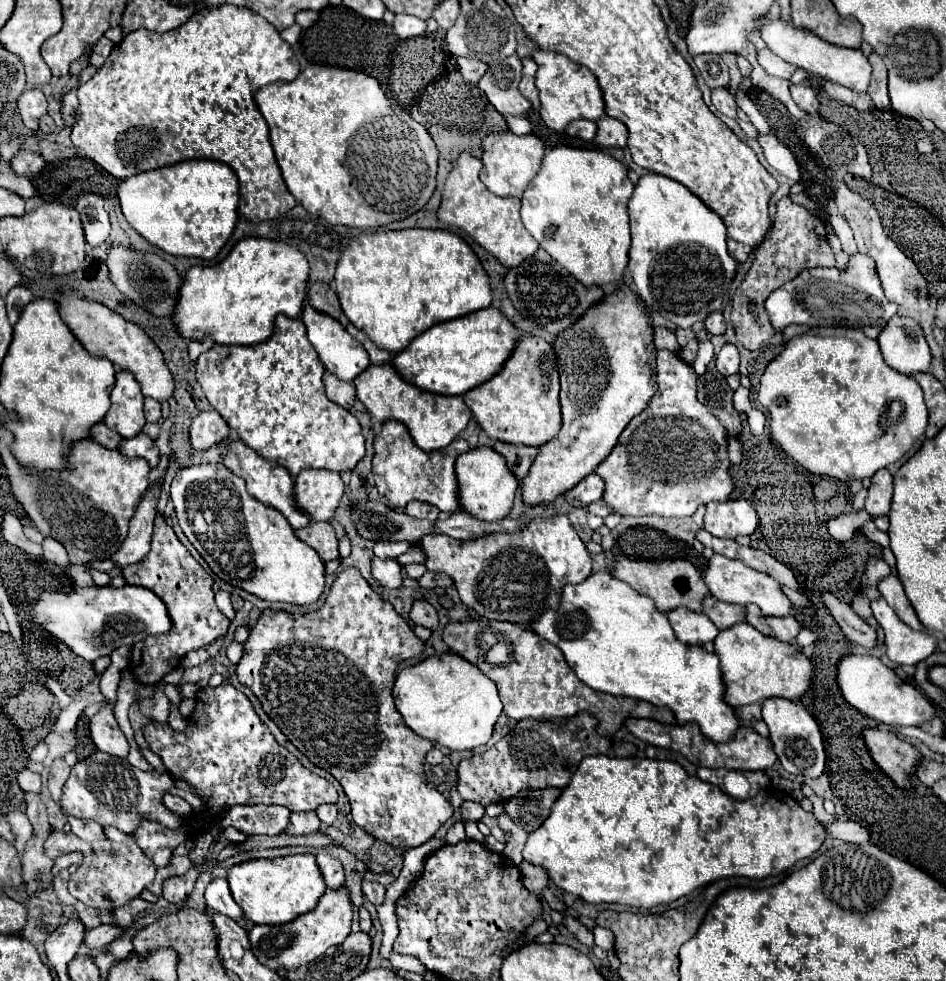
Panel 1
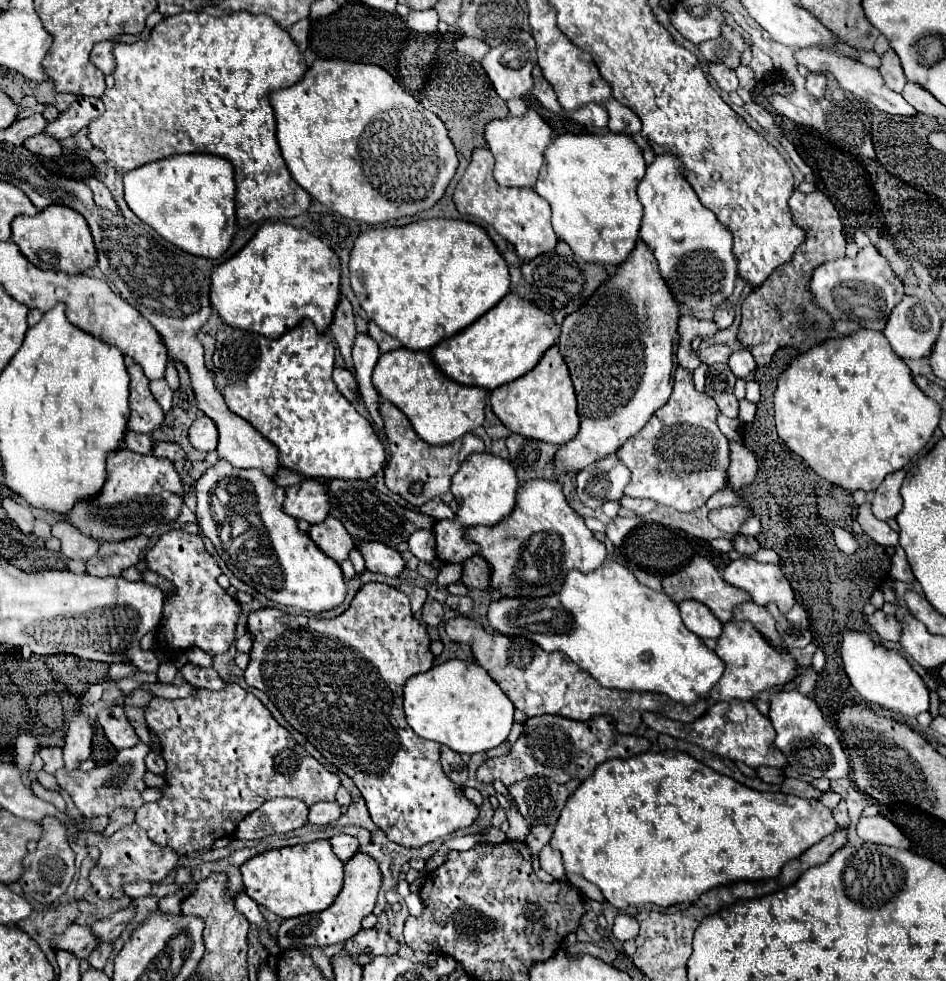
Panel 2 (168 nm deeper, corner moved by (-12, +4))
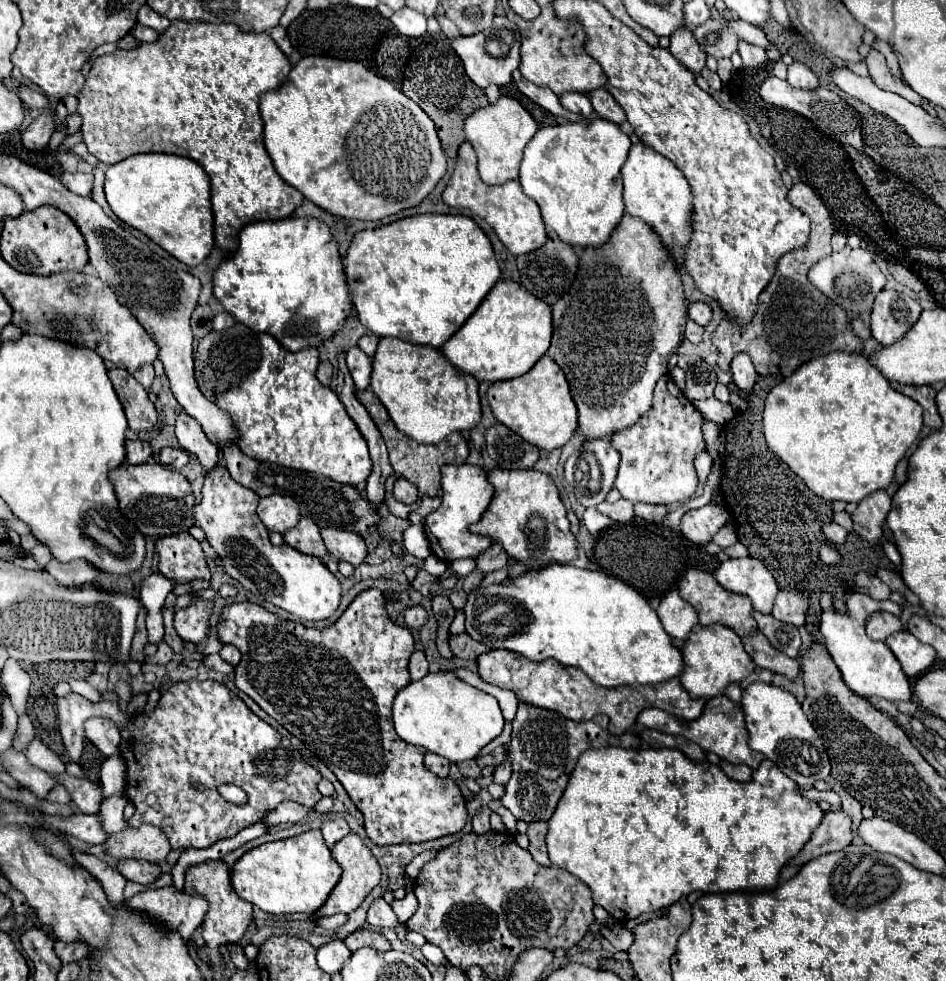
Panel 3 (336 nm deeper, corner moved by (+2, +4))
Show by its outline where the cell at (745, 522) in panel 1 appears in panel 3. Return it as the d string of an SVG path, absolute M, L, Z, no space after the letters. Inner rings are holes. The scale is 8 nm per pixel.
M707 504L683 514L679 532L693 544L709 544L719 528L729 522L729 512L723 506Z

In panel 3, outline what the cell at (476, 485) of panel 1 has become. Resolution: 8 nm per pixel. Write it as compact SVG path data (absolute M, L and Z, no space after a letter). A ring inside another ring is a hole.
M447 464L441 468L441 472L443 472L441 508L437 508L435 512L431 512L425 518L425 534L429 538L431 550L439 560L443 560L447 564L451 564L453 560L459 560L459 558L477 558L481 552L485 552L489 548L489 540L485 536L473 534L469 530L469 526L475 524L481 518L481 514L487 510L495 490L487 480L485 470L479 466ZM451 552L469 552L469 554L451 554Z

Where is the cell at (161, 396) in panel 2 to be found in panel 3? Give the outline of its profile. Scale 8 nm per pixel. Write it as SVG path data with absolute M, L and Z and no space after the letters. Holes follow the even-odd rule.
M143 364L141 368L135 370L133 376L135 376L135 380L137 380L139 384L143 384L143 386L147 388L149 400L155 402L155 394L151 394L151 382L153 382L153 378L155 378L155 374L153 374L153 366L151 366L151 364Z

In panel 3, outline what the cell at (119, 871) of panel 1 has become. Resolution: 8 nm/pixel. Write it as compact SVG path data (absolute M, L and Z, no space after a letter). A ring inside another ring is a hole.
M143 824L139 828L125 828L117 834L111 834L105 842L107 854L115 856L117 860L131 856L143 858L149 862L161 862L171 852L169 838L151 824Z

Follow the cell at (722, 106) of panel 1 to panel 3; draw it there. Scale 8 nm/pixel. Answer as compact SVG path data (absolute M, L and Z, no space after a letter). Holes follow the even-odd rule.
M679 28L671 34L669 50L691 72L701 72L701 68L705 68L707 54L701 50L697 38L689 28Z

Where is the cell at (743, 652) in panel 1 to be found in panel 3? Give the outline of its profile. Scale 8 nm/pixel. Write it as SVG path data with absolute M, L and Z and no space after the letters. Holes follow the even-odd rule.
M713 624L709 628L693 626L689 638L683 644L681 654L683 672L679 680L691 698L713 698L721 694L727 684L741 682L755 670L755 664L751 656L745 652L741 638L731 628L721 624Z

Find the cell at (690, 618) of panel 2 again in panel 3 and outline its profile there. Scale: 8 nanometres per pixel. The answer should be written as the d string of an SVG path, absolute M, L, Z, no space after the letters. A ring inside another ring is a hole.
M671 590L661 598L657 616L665 632L671 638L679 638L679 640L685 640L689 636L689 630L697 624L695 608L687 600L681 598L679 590Z

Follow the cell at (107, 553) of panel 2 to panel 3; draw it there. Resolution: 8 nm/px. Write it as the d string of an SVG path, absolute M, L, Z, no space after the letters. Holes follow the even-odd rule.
M51 560L47 564L47 572L63 586L81 586L97 578L97 574L101 574L91 564L85 564L85 560L71 560L69 564Z

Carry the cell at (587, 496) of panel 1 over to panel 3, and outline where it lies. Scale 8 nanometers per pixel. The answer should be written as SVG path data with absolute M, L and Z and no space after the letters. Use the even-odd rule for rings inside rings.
M603 436L603 438L597 438L597 440L587 440L587 442L583 442L583 446L579 450L575 450L569 456L569 460L565 462L565 480L569 482L577 500L585 508L597 506L599 502L605 500L607 492L613 488L617 468L619 468L619 460L621 460L621 456L611 446L611 436Z

